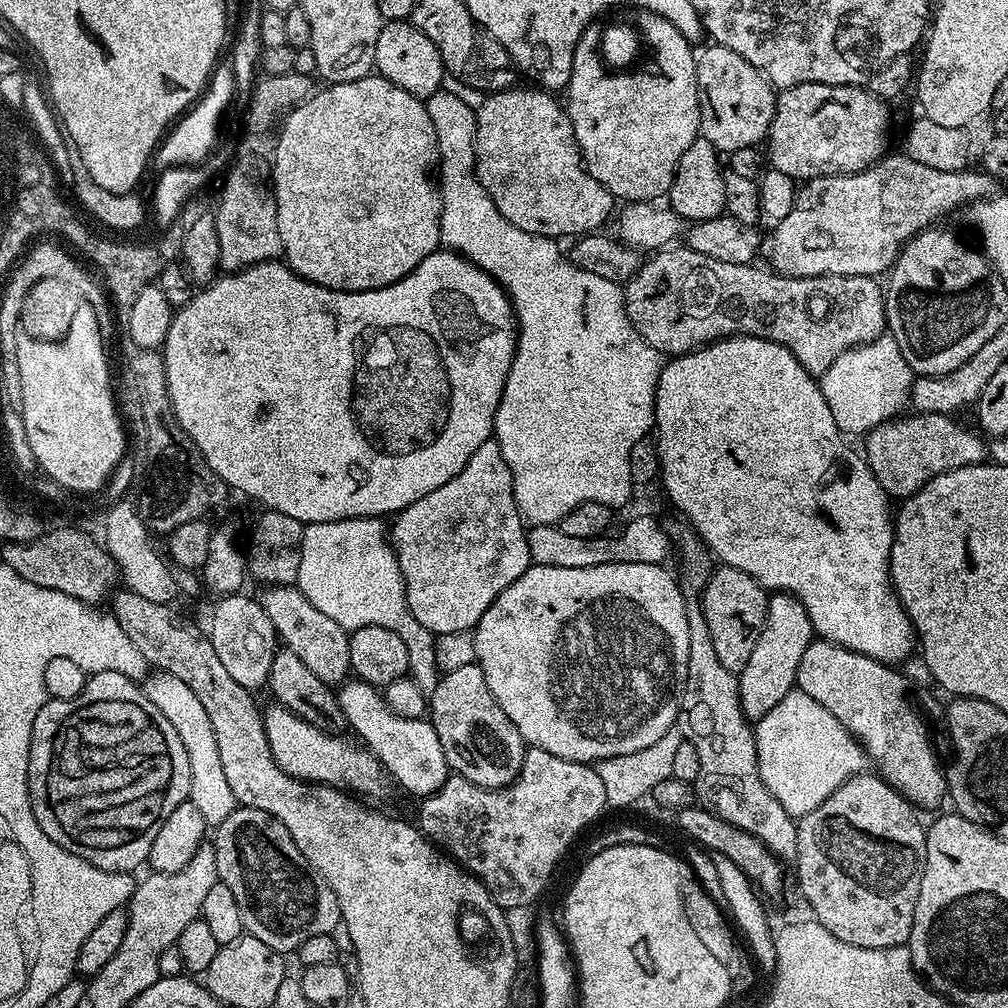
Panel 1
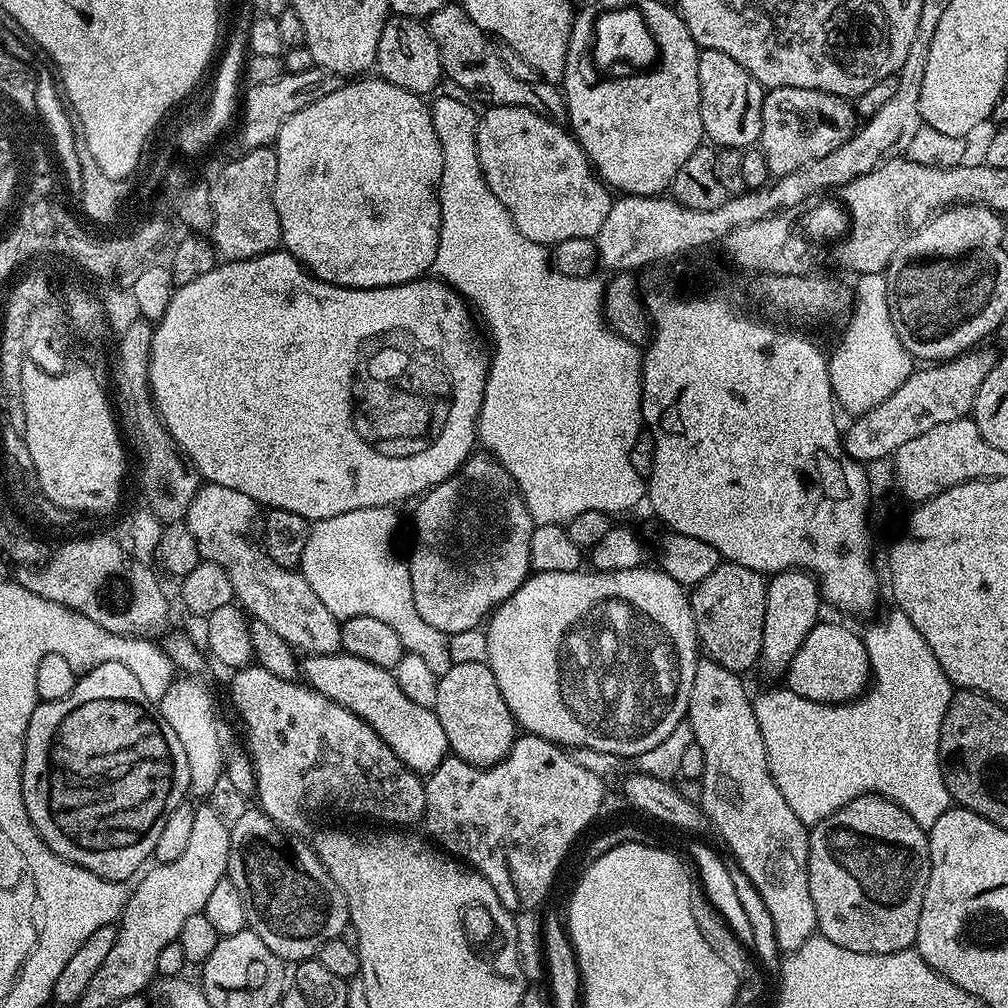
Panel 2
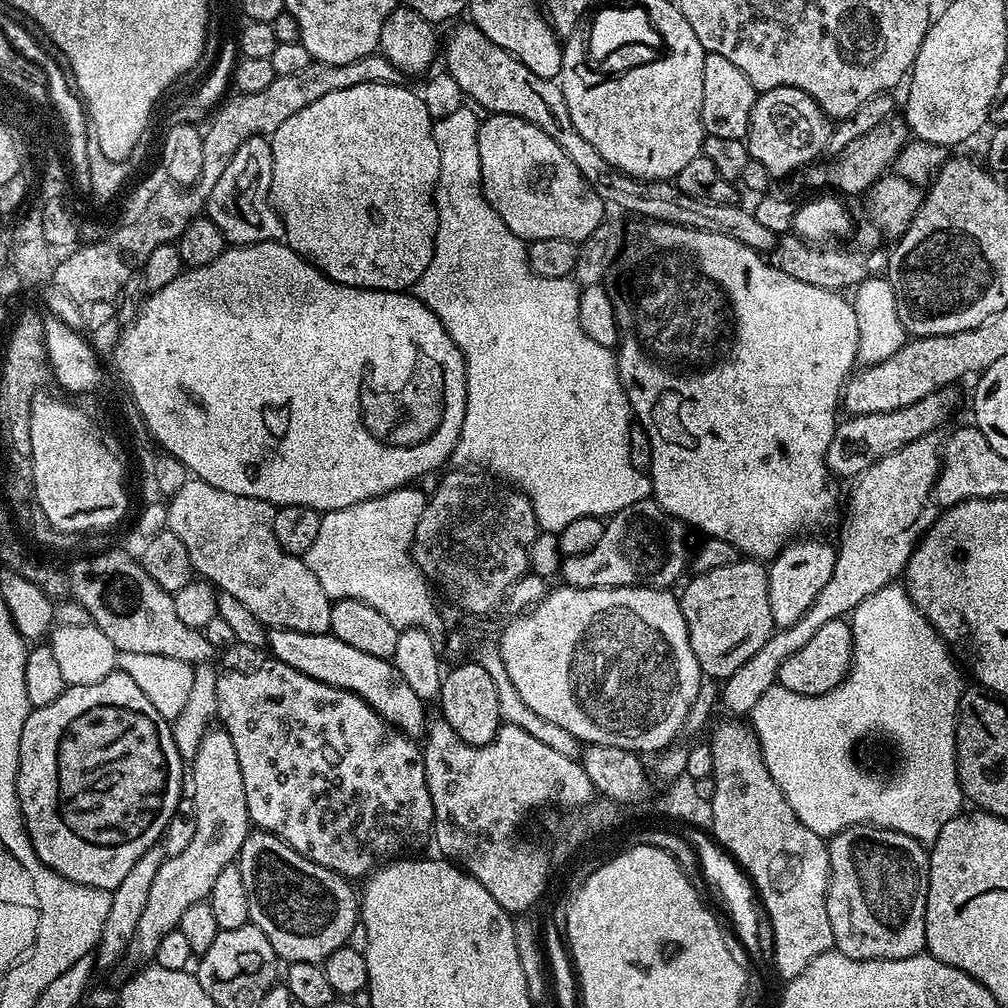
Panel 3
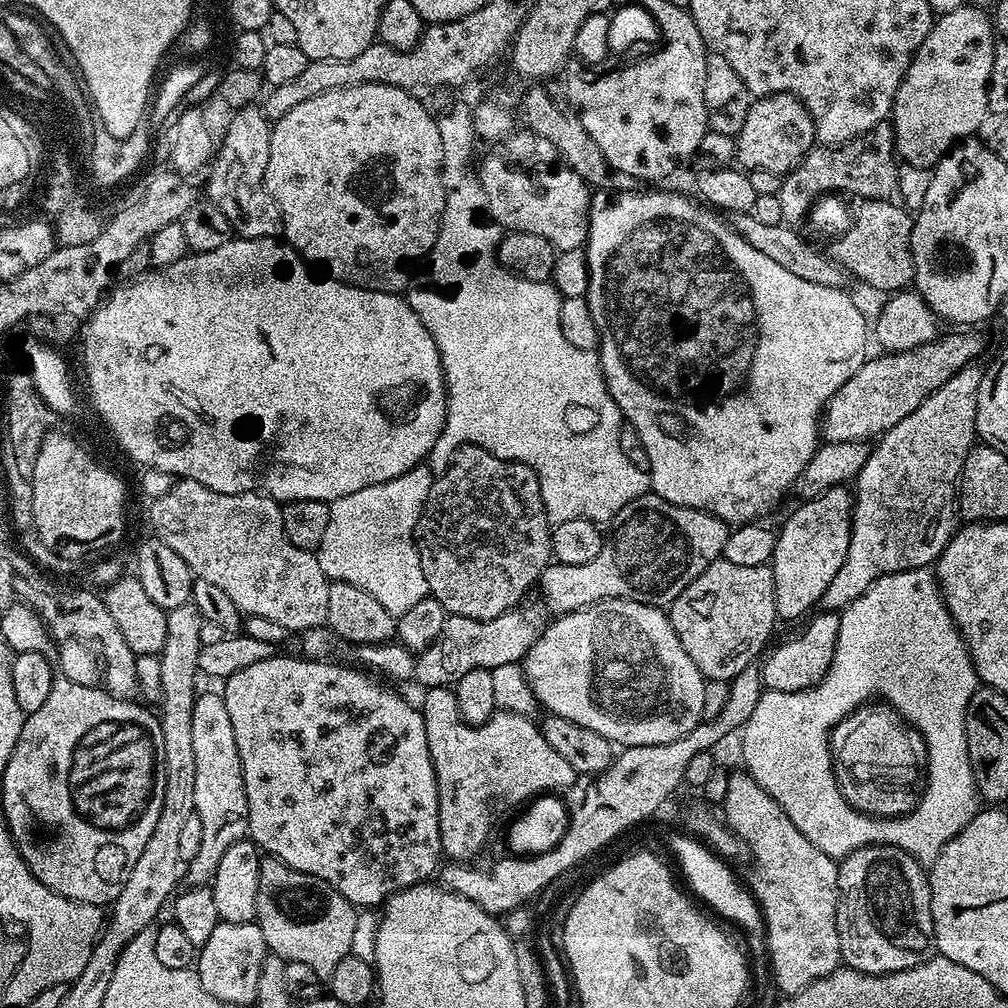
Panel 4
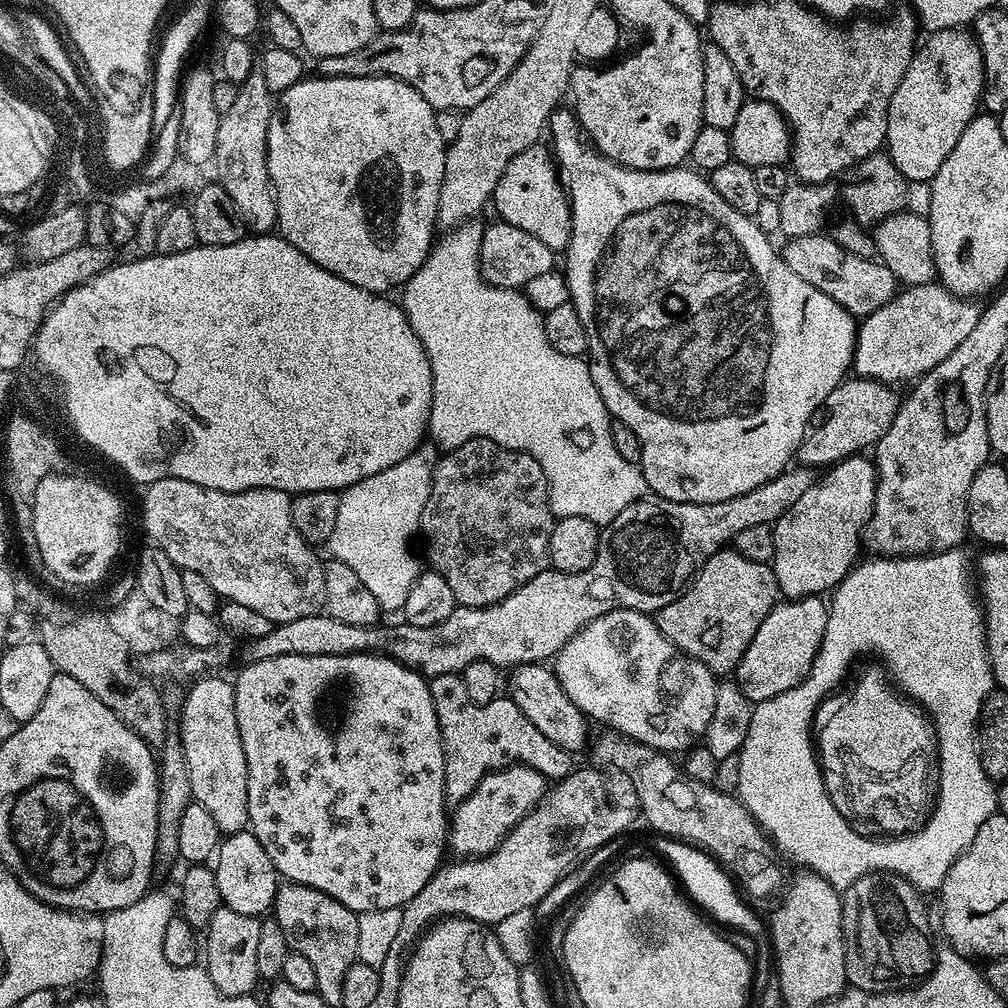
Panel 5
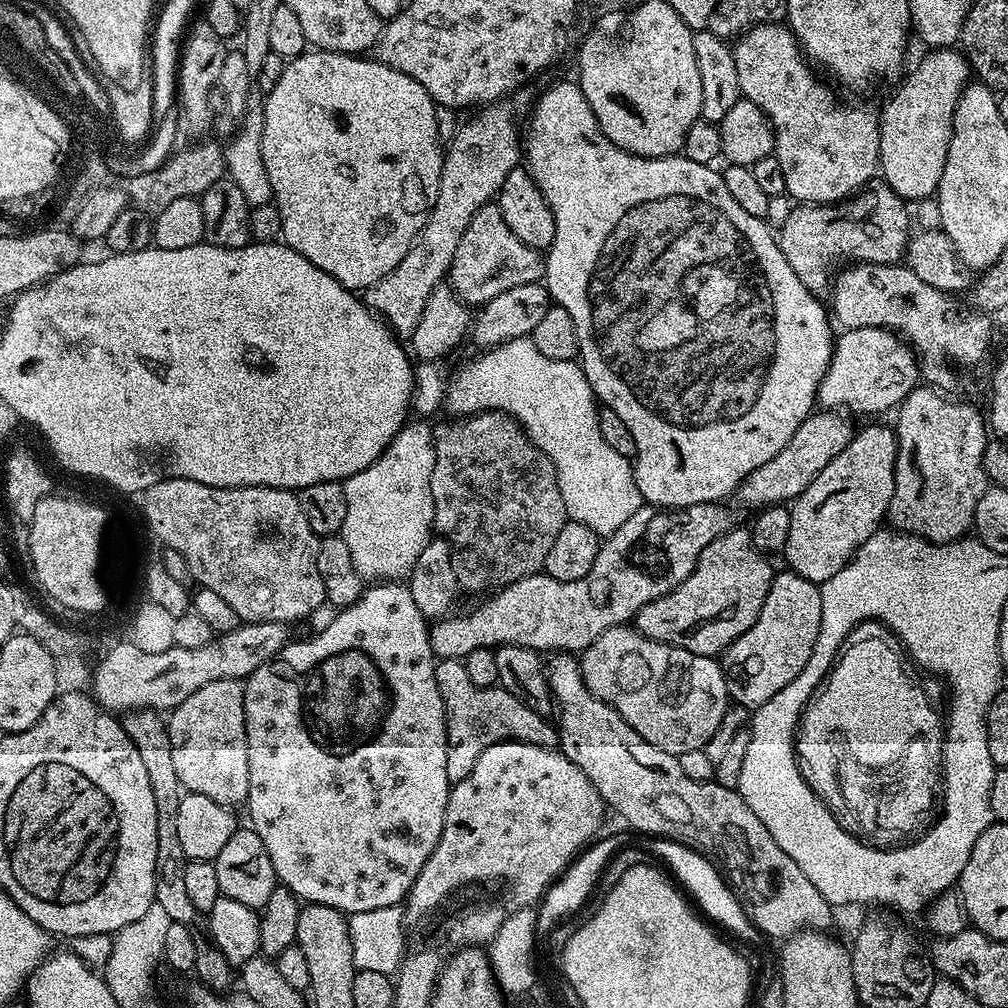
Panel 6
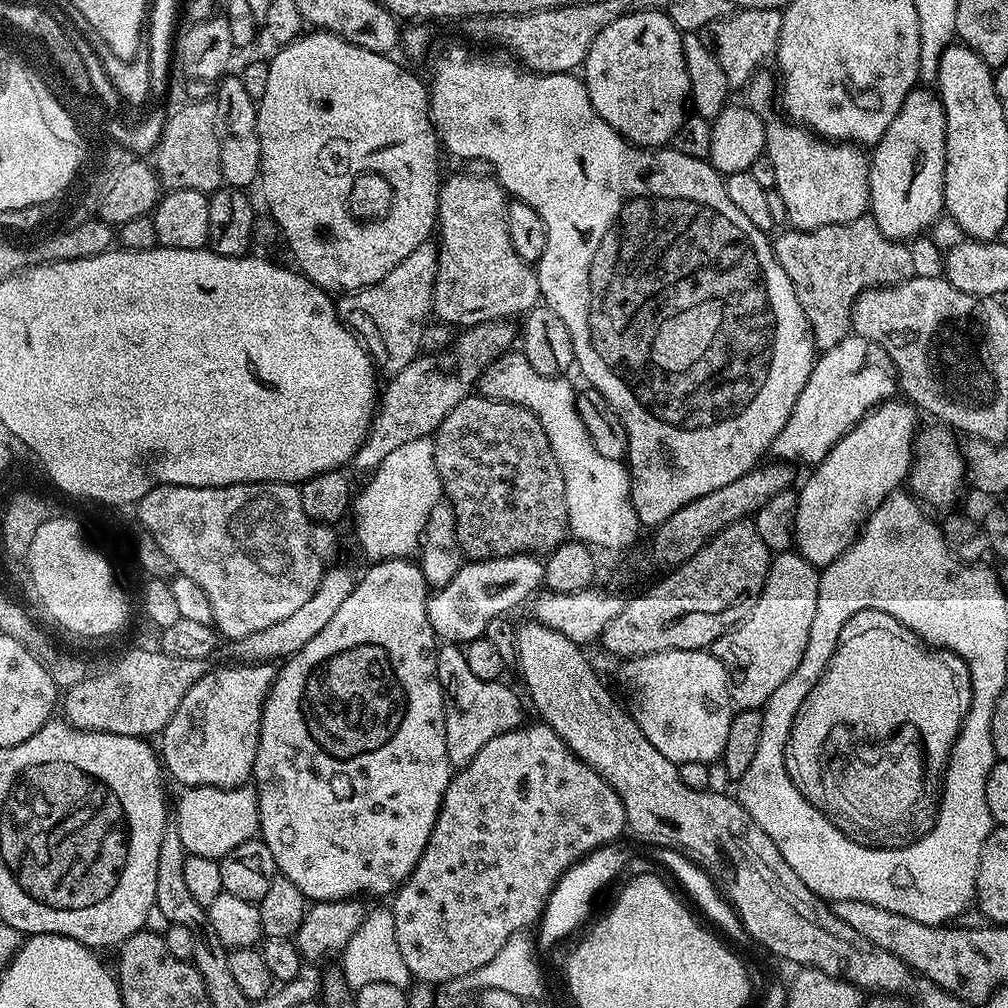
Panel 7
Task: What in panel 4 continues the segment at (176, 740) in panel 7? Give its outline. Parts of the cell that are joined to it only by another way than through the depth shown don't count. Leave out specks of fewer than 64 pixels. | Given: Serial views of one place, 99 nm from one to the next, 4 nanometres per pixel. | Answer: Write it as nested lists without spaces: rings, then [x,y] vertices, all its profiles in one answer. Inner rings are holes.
[[[201,691],[194,702],[194,710],[190,718],[194,741],[194,763],[198,778],[194,778],[194,815],[202,822],[202,846],[193,860],[187,861],[186,880],[192,886],[204,886],[211,881],[218,870],[218,862],[222,862],[222,854],[234,846],[236,840],[248,836],[248,799],[242,774],[242,762],[238,758],[238,742],[234,742],[234,726],[230,726],[230,714],[226,714],[226,702],[219,691]]]

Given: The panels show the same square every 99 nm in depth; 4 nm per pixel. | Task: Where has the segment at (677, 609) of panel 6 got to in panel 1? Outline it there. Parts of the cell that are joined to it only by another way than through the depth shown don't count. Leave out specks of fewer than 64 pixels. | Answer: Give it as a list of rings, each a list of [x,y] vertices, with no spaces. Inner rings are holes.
[[[720,566],[704,581],[702,607],[706,626],[710,626],[710,638],[718,654],[718,662],[726,670],[739,673],[746,666],[750,653],[762,634],[768,613],[769,593],[746,570]]]

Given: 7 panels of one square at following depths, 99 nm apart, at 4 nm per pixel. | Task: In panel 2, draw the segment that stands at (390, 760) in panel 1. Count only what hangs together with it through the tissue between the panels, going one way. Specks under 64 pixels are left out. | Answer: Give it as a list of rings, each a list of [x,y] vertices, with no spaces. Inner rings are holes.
[[[341,650],[317,656],[305,655],[302,676],[309,688],[321,692],[330,698],[330,702],[338,702],[338,706],[346,706],[346,710],[366,721],[410,771],[417,774],[433,772],[449,755],[446,730],[442,730],[442,722],[438,722],[435,711],[418,706],[418,702],[410,702],[389,669],[374,666],[374,662],[365,662],[363,658],[354,658]]]

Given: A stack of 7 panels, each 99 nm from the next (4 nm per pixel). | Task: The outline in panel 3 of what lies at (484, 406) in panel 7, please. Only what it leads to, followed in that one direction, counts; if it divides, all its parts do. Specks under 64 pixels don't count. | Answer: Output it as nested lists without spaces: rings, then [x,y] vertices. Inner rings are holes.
[[[484,470],[451,471],[445,471],[445,476],[439,477],[436,489],[427,497],[412,539],[412,561],[420,567],[424,579],[437,589],[440,587],[462,611],[484,616],[503,602],[504,595],[524,575],[529,575],[528,548],[540,535],[540,524],[534,506],[515,487]]]

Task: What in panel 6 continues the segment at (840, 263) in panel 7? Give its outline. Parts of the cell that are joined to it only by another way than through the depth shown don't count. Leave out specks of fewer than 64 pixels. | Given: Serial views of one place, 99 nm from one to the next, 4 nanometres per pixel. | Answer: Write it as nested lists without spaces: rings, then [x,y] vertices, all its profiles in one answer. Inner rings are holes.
[[[872,182],[839,204],[797,203],[778,230],[778,243],[790,270],[798,274],[798,282],[806,290],[823,294],[829,291],[834,272],[828,267],[835,260],[862,264],[903,261],[910,239],[908,220],[910,224],[910,208],[902,197],[888,184]]]

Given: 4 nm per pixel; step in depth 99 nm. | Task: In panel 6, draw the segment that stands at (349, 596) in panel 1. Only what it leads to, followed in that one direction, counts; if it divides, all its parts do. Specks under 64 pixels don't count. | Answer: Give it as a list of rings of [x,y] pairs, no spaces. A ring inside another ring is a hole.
[[[428,422],[412,423],[405,423],[388,449],[373,464],[366,466],[366,470],[343,481],[348,509],[342,535],[358,574],[368,582],[400,582],[411,576],[418,554],[427,546],[434,528],[434,498],[430,494],[430,474],[434,474],[436,457],[434,428]]]

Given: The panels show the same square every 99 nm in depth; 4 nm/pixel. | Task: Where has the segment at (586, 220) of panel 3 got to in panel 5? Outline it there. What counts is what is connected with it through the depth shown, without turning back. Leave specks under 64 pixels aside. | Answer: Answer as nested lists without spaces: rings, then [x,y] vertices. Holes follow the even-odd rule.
[[[533,146],[522,150],[502,170],[502,178],[498,178],[498,186],[492,192],[491,203],[496,204],[496,216],[510,226],[518,226],[518,230],[526,230],[526,234],[534,234],[538,242],[546,242],[553,250],[567,249],[572,233],[572,205],[564,185],[560,182],[560,174],[556,161],[547,147]]]

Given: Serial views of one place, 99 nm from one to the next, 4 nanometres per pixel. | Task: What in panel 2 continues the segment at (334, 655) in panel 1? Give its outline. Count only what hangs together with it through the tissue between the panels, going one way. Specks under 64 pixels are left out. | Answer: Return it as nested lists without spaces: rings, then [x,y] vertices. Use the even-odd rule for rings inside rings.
[[[204,482],[190,502],[186,523],[190,534],[194,534],[194,542],[198,542],[201,557],[226,570],[239,607],[251,619],[266,622],[266,626],[271,626],[281,638],[286,638],[291,648],[301,653],[317,656],[341,651],[341,621],[310,590],[310,582],[306,582],[299,570],[278,566],[257,541],[255,544],[246,533],[236,529],[236,524],[252,524],[256,519],[257,523],[261,516],[261,505],[250,494]]]

